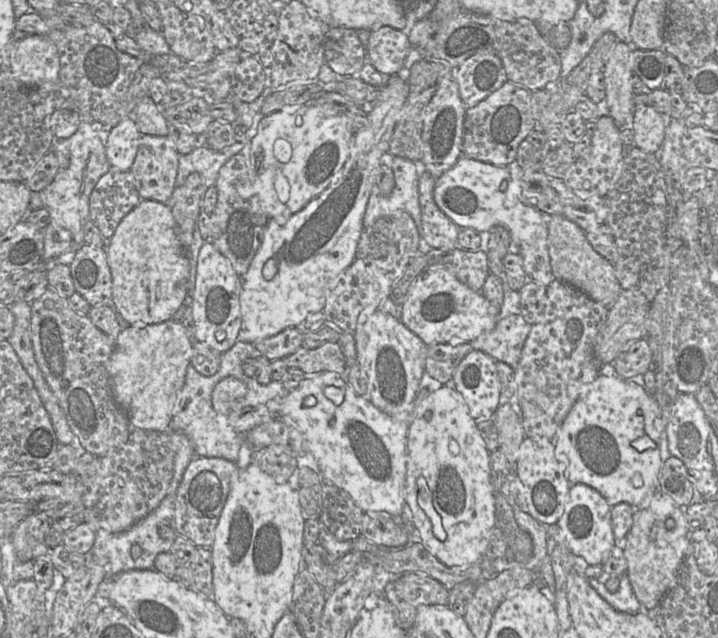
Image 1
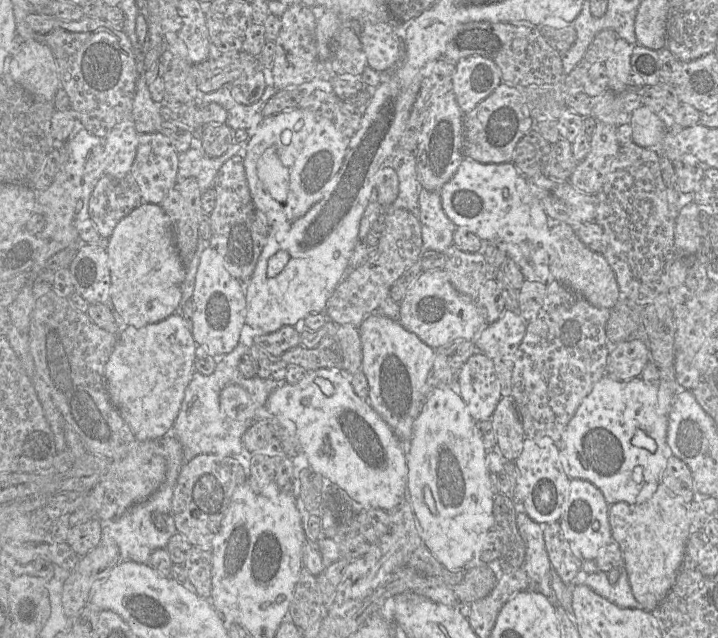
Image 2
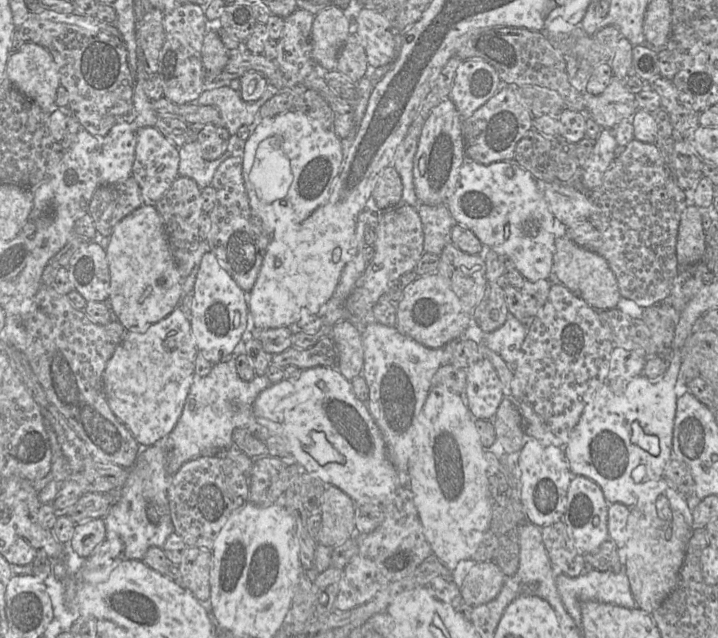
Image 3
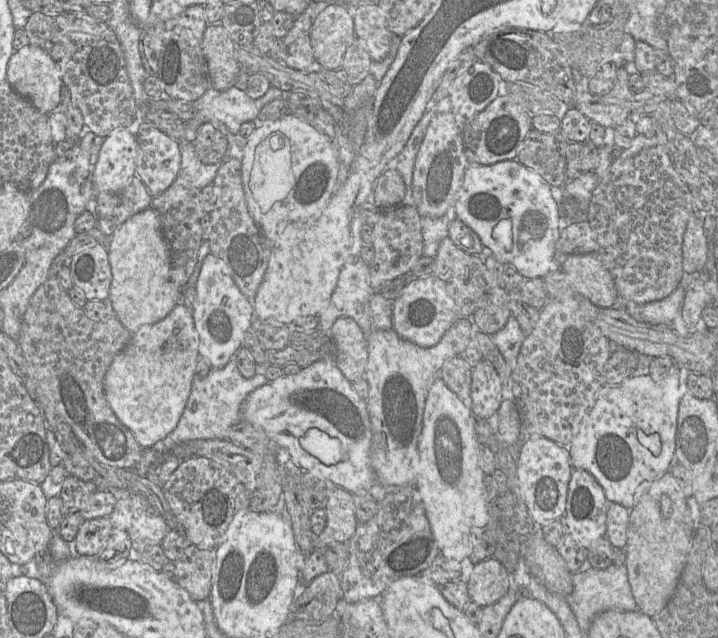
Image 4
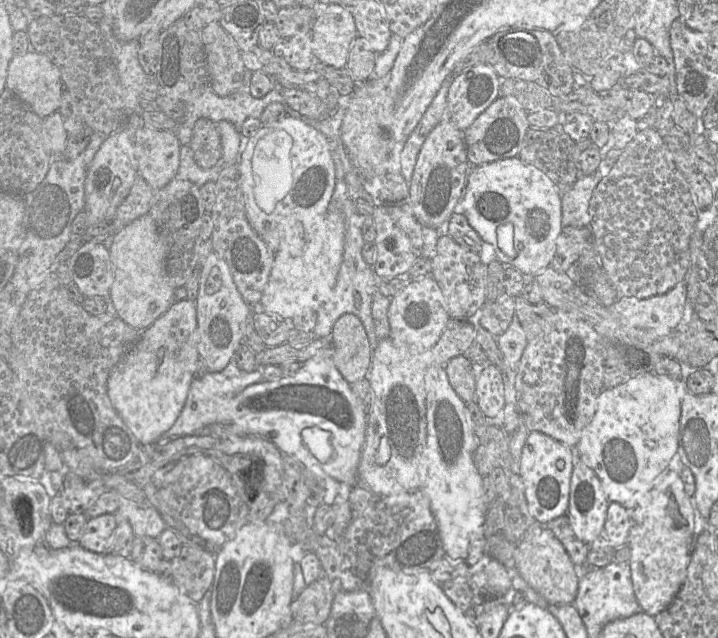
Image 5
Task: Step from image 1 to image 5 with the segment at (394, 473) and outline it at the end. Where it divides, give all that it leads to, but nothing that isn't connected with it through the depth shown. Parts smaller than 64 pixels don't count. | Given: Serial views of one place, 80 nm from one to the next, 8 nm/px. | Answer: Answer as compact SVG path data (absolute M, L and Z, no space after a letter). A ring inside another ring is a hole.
M331 345L319 354L302 363L300 369L292 376L282 376L274 381L263 380L240 392L232 401L232 426L237 428L237 434L256 436L271 442L283 454L297 459L312 473L324 479L324 472L351 487L357 485L358 465L365 439L367 413L356 397L350 384L334 363ZM308 428L318 428L329 433L332 457L327 462L321 462L307 447L303 440L303 431Z

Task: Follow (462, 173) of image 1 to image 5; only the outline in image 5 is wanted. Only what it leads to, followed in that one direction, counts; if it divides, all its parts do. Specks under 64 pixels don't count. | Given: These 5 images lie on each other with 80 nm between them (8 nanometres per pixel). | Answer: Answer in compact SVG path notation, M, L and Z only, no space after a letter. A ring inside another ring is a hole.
M519 157L497 160L472 167L458 209L466 216L482 241L491 244L497 260L521 272L526 278L550 266L556 250L556 240L562 230L561 194L542 171Z

